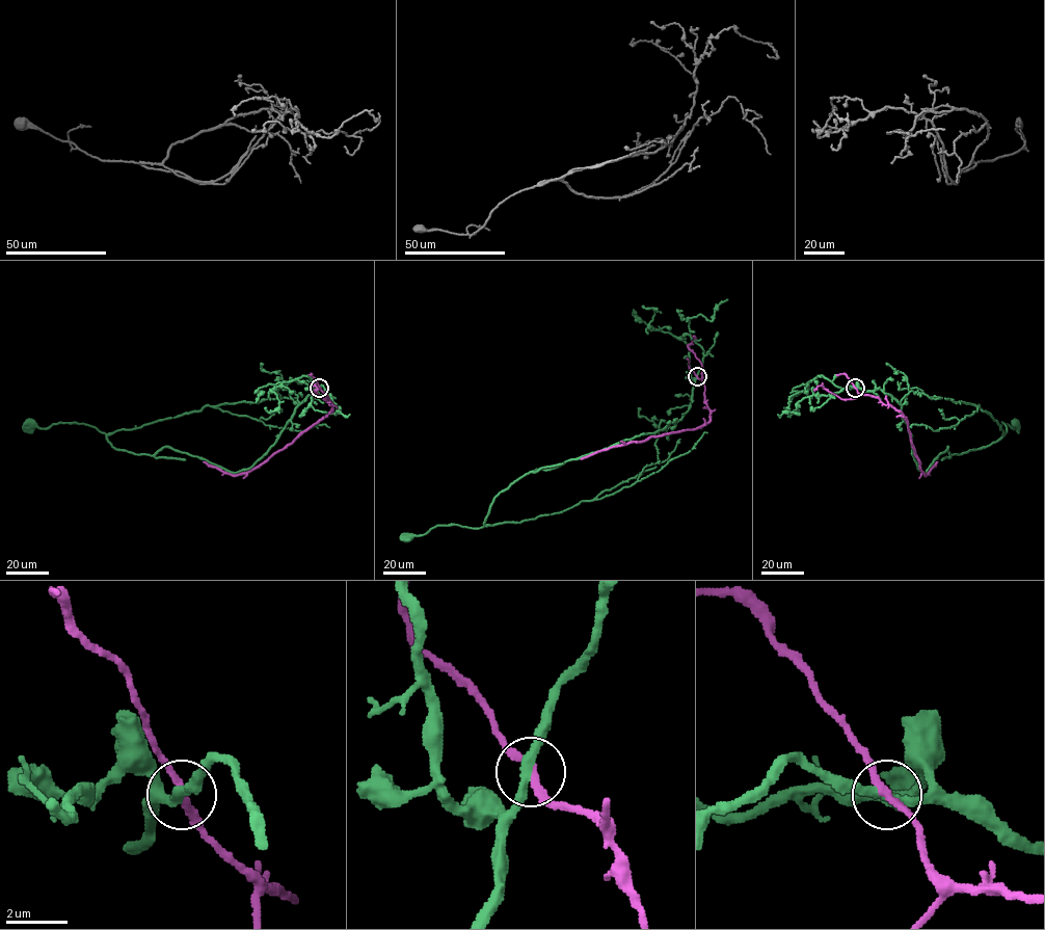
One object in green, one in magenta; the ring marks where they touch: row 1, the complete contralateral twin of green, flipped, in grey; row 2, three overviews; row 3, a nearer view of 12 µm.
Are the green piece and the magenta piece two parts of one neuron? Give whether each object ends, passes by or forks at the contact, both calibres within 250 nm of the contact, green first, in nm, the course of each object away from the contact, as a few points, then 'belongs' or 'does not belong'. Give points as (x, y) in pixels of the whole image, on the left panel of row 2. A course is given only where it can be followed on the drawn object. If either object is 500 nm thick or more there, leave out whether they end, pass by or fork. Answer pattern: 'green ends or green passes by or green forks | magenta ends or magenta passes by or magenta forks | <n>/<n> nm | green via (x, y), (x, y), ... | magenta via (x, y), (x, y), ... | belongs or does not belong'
green passes by | magenta passes by | 300/240 nm | green via (319, 388), (275, 443), (237, 472), (169, 447), (152, 455), (117, 450), (84, 424), (30, 423) | magenta via (319, 388), (327, 395), (332, 410), (262, 463), (248, 472), (232, 475), (203, 461) | belongs

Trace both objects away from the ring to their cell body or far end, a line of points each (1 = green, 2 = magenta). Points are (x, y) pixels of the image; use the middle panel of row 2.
1: (697, 376), (689, 409), (675, 423), (558, 467), (529, 472), (496, 498), (481, 528), (435, 526), (408, 538)
2: (697, 376), (704, 386), (704, 402), (709, 412), (707, 423), (694, 429), (631, 442), (581, 459)

